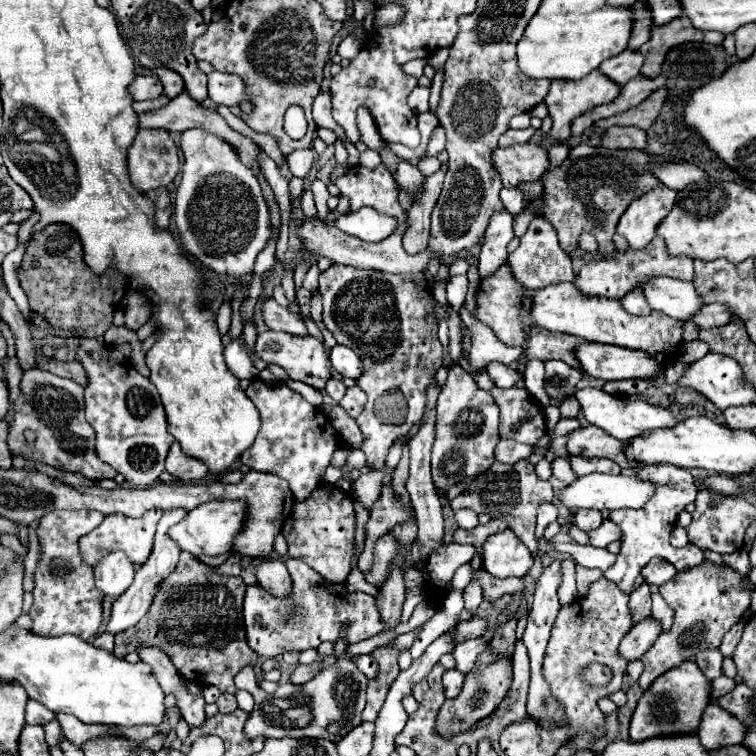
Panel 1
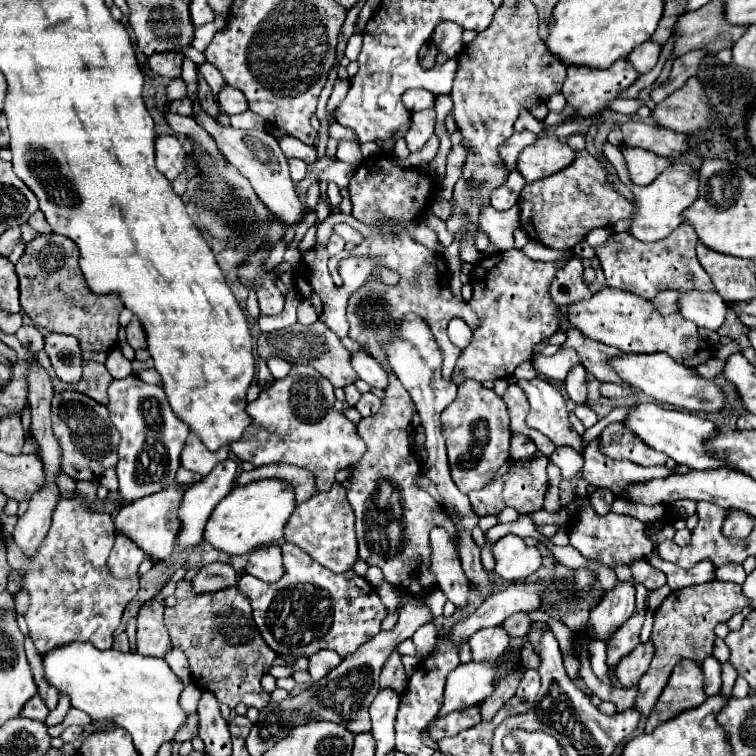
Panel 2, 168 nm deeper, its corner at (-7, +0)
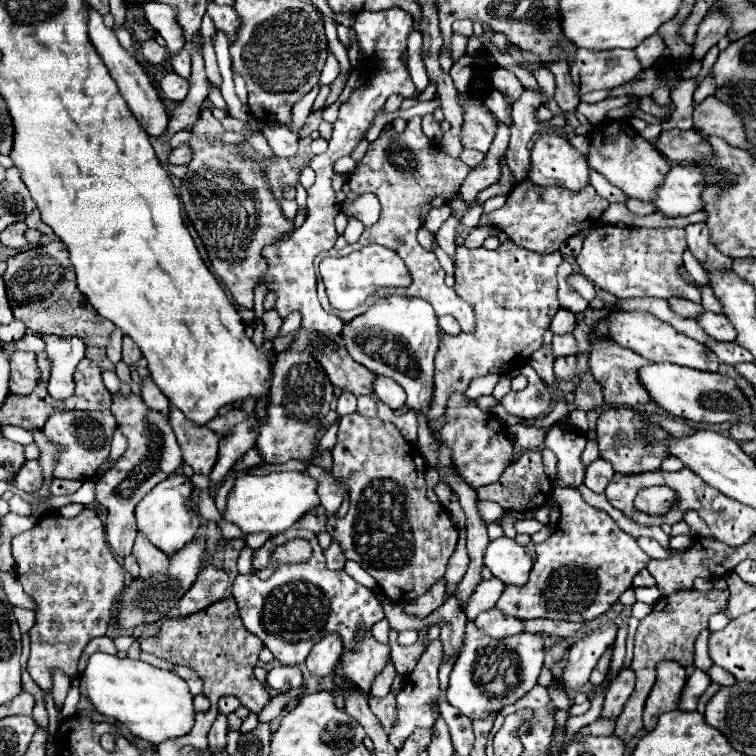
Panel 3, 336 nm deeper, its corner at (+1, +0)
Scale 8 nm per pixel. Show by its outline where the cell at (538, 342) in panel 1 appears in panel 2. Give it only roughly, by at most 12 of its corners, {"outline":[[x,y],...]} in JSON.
{"outline":[[566,330],[560,348],[574,348],[586,372],[600,382],[624,384],[606,364],[618,348]]}

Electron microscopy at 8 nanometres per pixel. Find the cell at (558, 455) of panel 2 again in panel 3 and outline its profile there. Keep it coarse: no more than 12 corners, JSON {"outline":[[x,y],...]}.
{"outline":[[576,488],[536,544],[528,584],[498,608],[520,620],[598,618],[650,556]]}

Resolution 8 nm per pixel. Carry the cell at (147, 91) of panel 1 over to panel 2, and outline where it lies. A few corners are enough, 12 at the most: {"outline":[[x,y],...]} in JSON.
{"outline":[[182,78],[172,80],[168,98],[180,100],[186,96],[186,84]]}

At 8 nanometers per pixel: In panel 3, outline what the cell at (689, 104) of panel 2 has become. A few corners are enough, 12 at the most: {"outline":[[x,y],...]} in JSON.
{"outline":[[714,96],[694,106],[694,128],[752,148],[742,120]]}

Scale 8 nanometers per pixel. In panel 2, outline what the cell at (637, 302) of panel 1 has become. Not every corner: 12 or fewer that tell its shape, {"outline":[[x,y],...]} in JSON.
{"outline":[[662,292],[652,300],[660,314],[676,312],[676,292]]}

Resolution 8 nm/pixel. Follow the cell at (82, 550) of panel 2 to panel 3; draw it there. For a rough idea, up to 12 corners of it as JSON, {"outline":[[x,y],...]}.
{"outline":[[44,516],[12,538],[38,604],[28,672],[76,674],[106,634],[124,568],[104,524]]}

